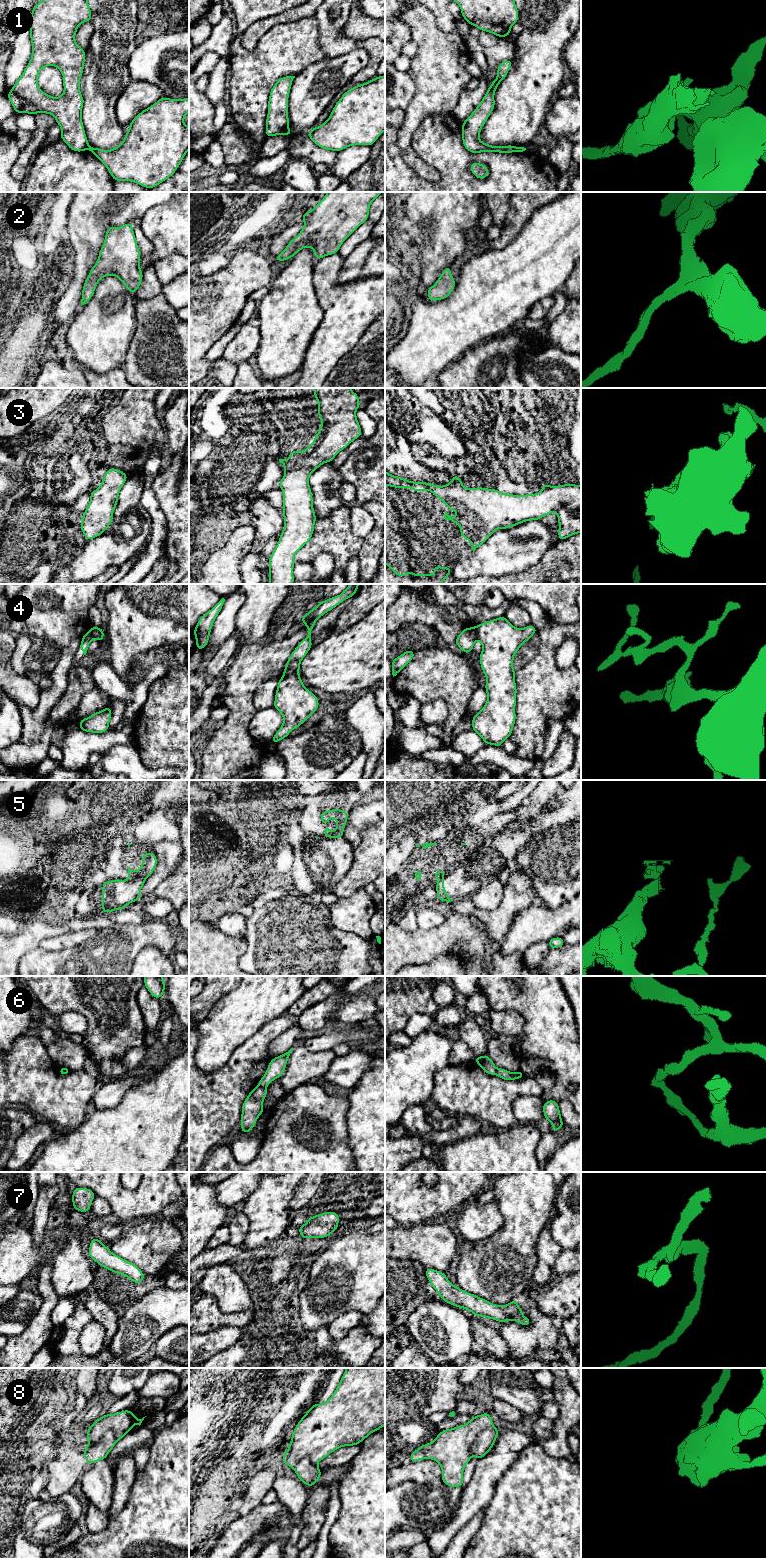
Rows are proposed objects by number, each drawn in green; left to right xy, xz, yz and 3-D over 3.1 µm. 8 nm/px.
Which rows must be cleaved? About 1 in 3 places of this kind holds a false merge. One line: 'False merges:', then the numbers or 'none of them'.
False merges: 1, 4, 5, 6, 8

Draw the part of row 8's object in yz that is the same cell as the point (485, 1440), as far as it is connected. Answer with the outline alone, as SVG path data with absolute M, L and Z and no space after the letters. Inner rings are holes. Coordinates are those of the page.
M494 1425L482 1430L475 1439L472 1447L472 1455L477 1459L486 1456L494 1446L499 1433L500 1431Z

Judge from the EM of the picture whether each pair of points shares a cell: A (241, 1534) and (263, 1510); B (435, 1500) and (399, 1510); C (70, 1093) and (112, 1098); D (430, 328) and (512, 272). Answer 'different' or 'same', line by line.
A: same
B: same
C: different
D: same

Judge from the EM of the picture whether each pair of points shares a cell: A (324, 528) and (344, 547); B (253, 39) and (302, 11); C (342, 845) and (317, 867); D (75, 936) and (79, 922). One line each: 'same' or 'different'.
A: same
B: same
C: same
D: different

